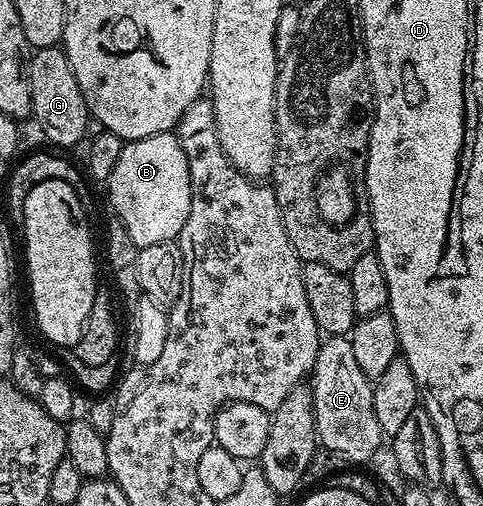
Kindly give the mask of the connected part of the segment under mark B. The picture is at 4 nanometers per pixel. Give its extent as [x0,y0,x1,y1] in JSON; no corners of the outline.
[107,133,191,248]

